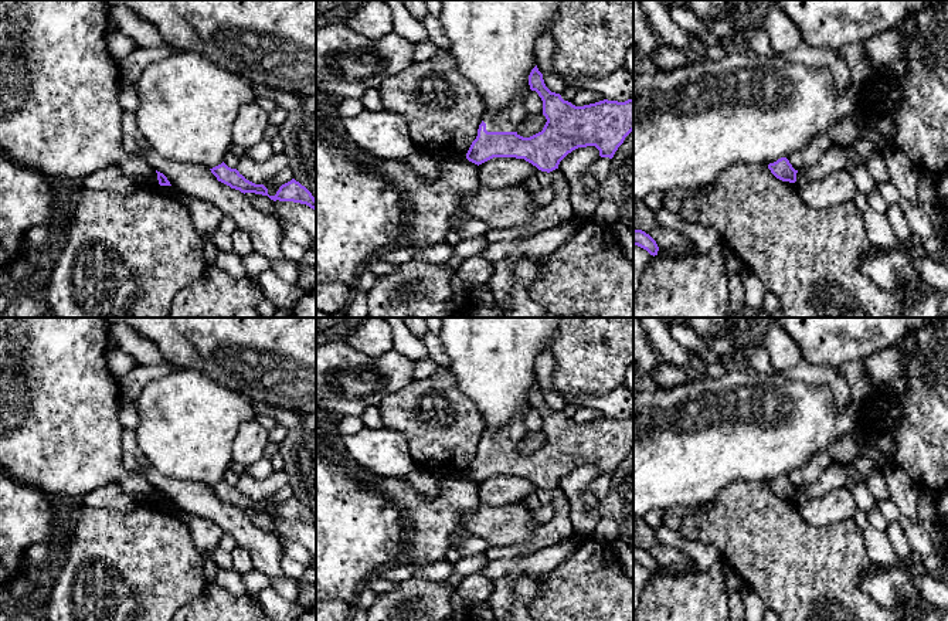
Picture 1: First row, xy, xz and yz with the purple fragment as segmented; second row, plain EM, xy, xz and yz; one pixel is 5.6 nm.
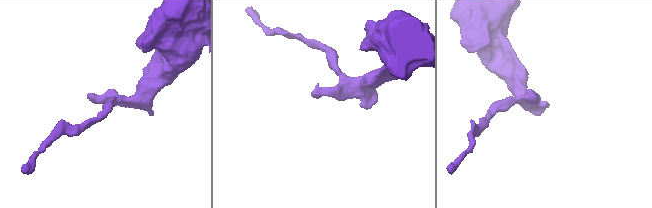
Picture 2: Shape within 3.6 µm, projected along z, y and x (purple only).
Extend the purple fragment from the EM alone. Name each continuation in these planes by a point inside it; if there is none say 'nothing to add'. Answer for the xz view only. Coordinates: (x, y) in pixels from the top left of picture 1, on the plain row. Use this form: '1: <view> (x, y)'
1: xz (509, 437)

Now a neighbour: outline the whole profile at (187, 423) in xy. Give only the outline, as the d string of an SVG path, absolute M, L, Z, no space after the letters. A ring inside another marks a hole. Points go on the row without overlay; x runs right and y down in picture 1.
M173 369L149 383L135 403L139 415L139 451L162 475L213 486L224 479L238 427L256 417L252 403L198 370Z

